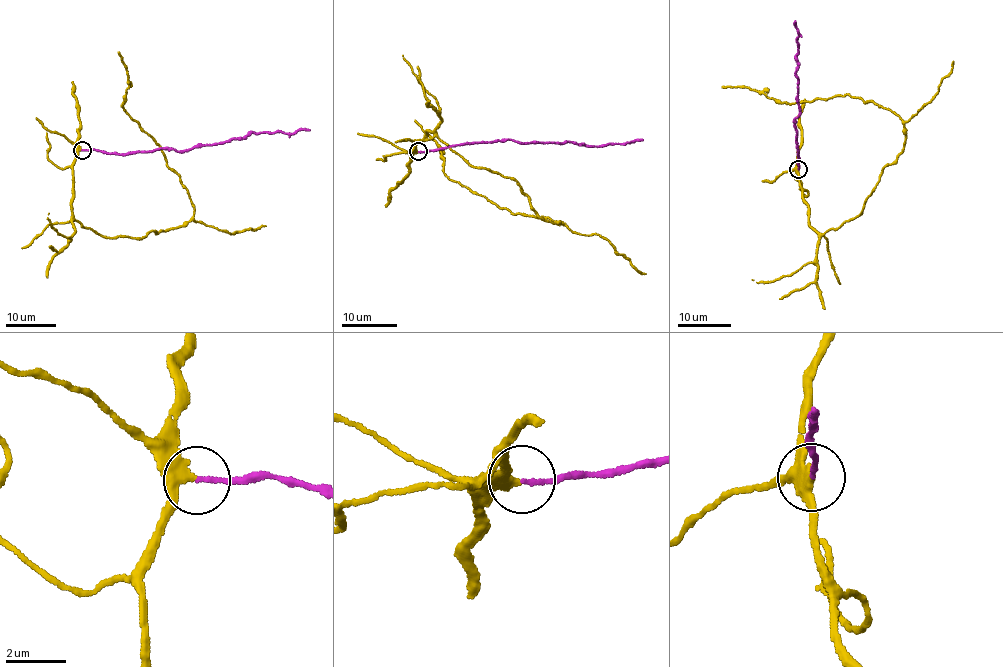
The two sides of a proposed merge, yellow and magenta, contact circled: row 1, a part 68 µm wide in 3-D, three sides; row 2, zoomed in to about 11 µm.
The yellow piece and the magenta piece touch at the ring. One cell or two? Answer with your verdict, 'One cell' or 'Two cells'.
One cell

